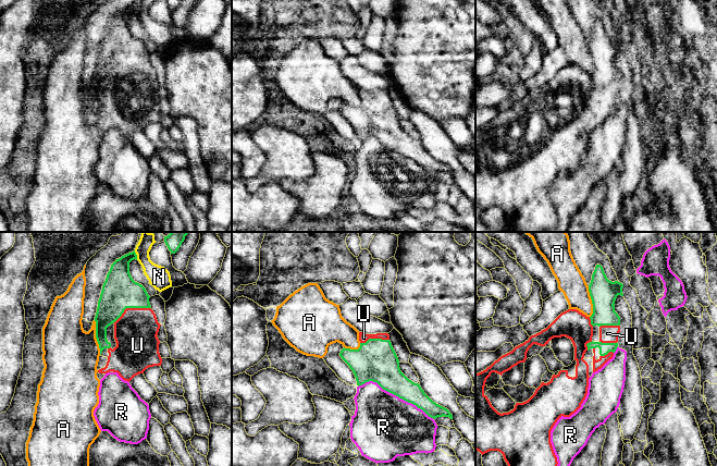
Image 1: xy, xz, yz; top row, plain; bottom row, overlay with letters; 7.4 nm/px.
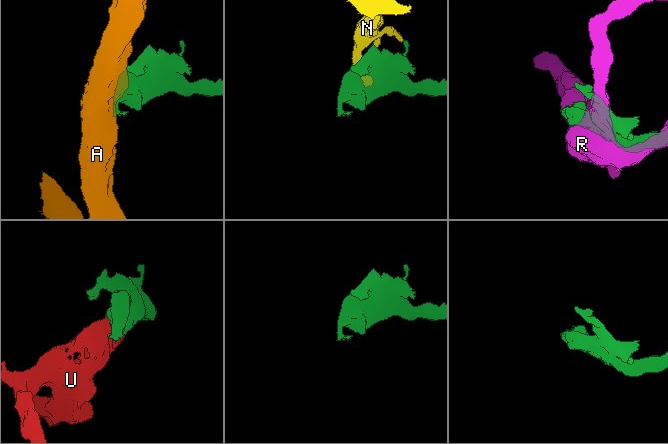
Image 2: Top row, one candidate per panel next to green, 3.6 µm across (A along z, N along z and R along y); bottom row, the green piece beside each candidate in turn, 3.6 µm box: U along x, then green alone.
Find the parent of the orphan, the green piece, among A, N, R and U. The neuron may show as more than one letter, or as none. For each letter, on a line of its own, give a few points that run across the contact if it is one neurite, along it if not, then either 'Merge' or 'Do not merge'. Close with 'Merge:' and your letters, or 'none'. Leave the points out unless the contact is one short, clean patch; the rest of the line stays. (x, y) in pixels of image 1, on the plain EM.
A: Do not merge
N: Line: xy (134, 7), (137, 15). Do not merge
R: Do not merge
U: Merge
Merge: U

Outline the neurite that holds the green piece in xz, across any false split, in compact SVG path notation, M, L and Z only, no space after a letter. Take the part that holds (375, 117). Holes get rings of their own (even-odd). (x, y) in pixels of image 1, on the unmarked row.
M359 88L358 106L343 105L342 115L353 126L357 142L376 138L383 146L416 161L429 173L449 173L449 167L433 158L420 140L409 136L399 124L398 113L392 102L388 89L366 90Z

